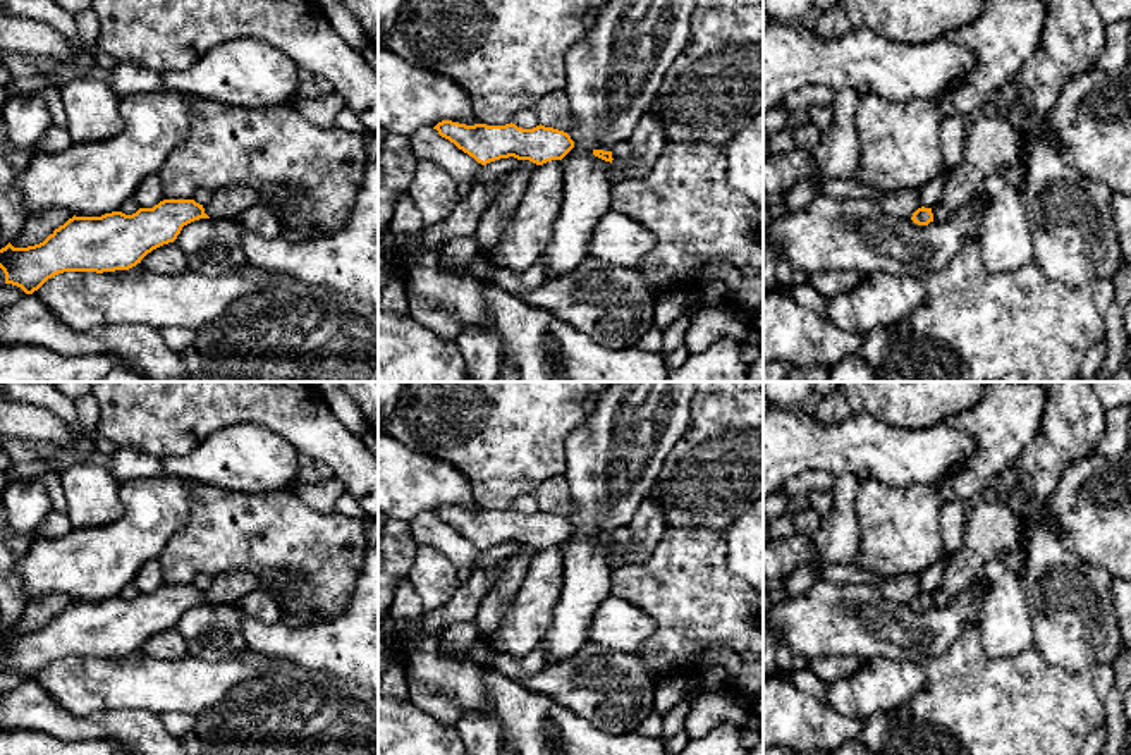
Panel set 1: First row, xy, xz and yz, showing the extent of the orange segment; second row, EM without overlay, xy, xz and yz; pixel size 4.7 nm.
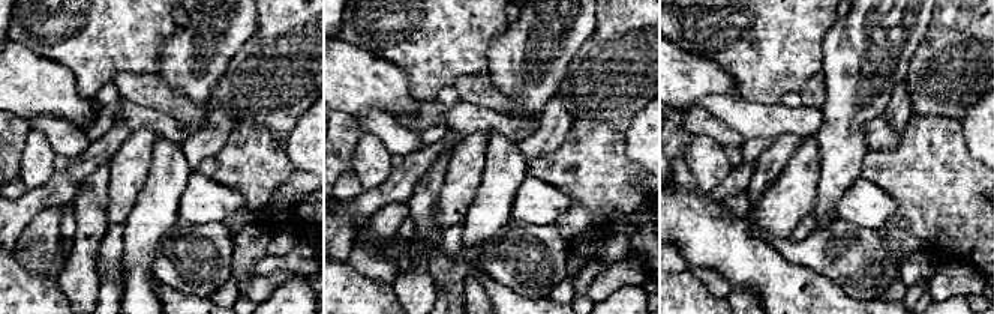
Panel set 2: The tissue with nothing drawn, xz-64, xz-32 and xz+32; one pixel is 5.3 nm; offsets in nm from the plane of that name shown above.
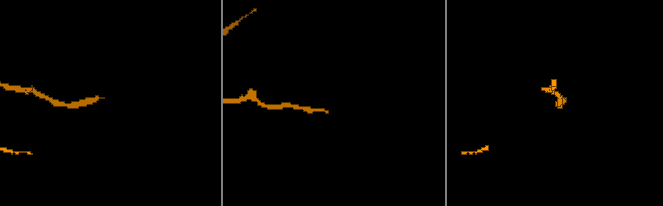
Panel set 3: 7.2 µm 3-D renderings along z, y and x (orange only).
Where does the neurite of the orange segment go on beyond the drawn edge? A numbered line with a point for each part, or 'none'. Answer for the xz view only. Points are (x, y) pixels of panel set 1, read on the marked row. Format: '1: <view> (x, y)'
1: xz (621, 152)

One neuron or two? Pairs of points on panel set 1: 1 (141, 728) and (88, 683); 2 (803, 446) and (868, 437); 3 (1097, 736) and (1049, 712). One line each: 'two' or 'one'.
1: two
2: one
3: two

